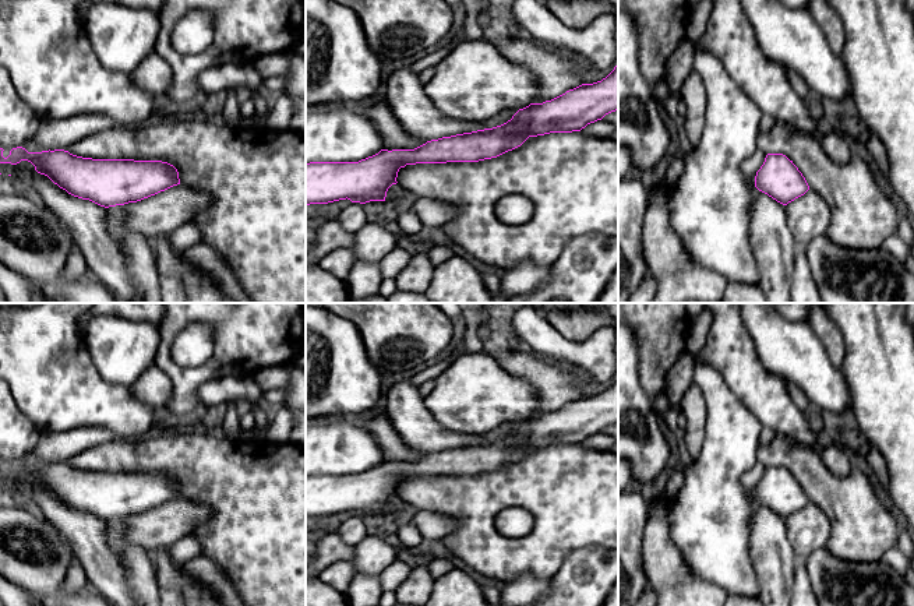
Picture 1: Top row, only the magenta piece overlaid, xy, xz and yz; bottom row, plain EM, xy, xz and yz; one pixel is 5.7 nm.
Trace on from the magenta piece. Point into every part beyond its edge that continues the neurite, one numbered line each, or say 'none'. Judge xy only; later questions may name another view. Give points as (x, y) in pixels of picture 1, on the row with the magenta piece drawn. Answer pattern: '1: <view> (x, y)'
none

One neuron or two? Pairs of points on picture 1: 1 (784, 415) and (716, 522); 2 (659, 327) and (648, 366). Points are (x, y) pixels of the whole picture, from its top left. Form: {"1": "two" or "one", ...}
{"1": "two", "2": "one"}

